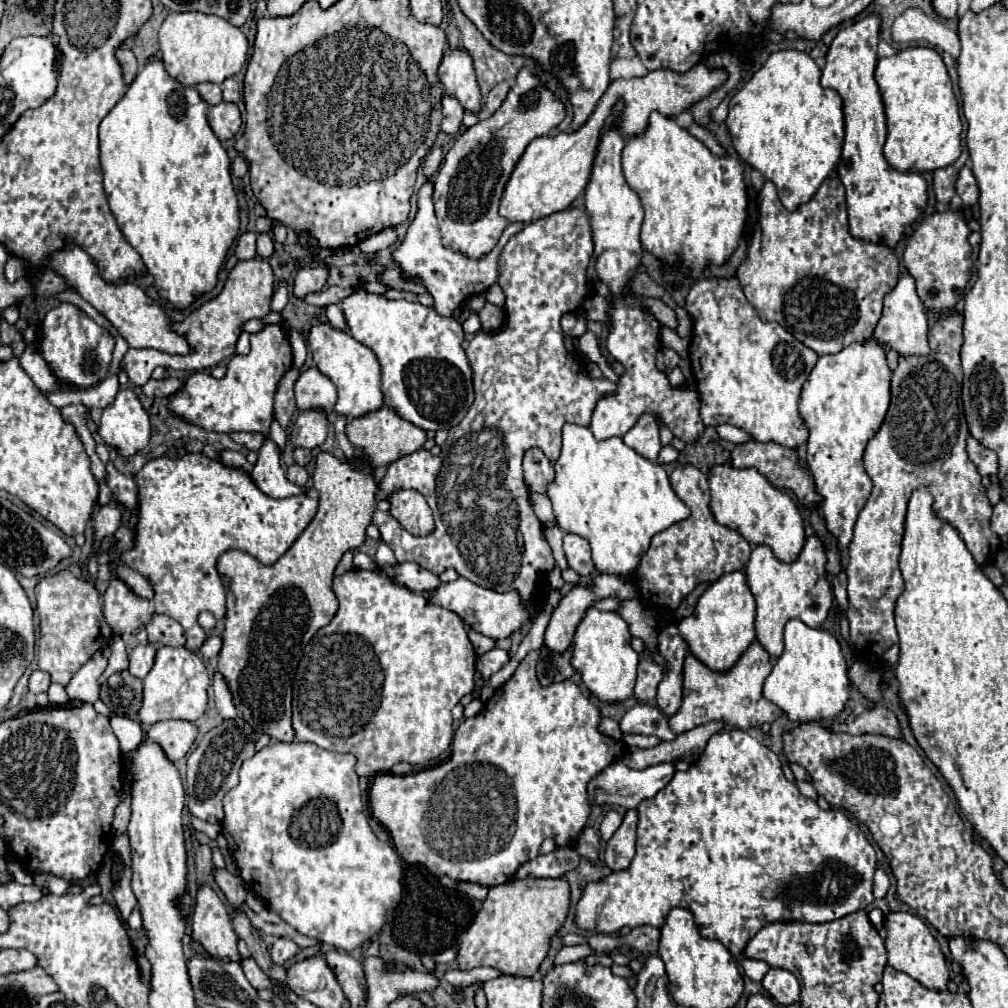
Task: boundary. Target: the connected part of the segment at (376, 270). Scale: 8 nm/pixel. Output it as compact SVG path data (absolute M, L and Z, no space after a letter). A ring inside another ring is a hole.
M416 203L412 204L407 221L395 227L398 235L398 242L390 245L386 250L376 252L374 257L376 264L372 265L370 262L361 263L361 261L357 261L357 257L361 257L363 253L355 253L355 255L353 255L351 251L347 251L347 253L345 253L345 255L341 255L341 257L325 257L325 259L319 259L319 261L317 261L319 265L329 265L331 275L329 275L329 279L327 279L325 287L323 287L319 293L305 295L305 297L303 297L303 301L305 301L305 303L309 303L309 305L321 305L321 307L325 307L325 305L329 305L329 303L339 303L343 297L347 297L347 295L353 291L353 285L355 285L359 279L363 279L363 277L367 277L367 285L365 285L365 289L367 289L367 291L377 291L377 293L385 293L385 291L389 291L389 287L379 279L379 275L381 275L381 271L383 271L383 269L395 266L395 263L392 261L391 254L398 248L406 235L409 225L415 218L417 205Z

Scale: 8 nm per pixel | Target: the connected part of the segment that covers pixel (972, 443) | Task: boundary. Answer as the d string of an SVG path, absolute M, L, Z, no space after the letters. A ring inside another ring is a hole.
M973 437L967 439L967 455L975 463L975 467L981 475L995 475L997 473L997 469L999 469L997 455L991 449L981 447L979 441L975 441Z

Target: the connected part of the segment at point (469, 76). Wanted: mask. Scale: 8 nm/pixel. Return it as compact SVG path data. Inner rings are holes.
M447 47L439 65L439 79L445 85L445 93L457 97L467 111L481 109L481 91L473 69L473 59L465 49Z

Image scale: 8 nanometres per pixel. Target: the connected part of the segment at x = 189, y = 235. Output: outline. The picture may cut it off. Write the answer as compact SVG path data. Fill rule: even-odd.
M153 57L137 73L137 77L129 85L127 93L103 117L103 121L99 125L99 149L103 153L101 171L105 173L103 175L103 187L105 187L105 193L107 193L107 199L109 199L109 207L113 211L115 219L117 219L117 225L119 225L121 233L125 235L129 245L141 255L147 271L155 277L155 285L159 289L159 295L163 299L167 299L173 307L179 307L179 309L189 307L199 295L203 295L203 293L207 293L207 291L211 291L215 287L217 273L219 273L221 265L225 263L225 255L227 255L231 243L235 241L235 237L239 233L239 205L237 205L237 197L235 197L233 183L231 183L231 161L229 161L229 155L223 149L221 141L217 139L217 135L213 133L213 129L207 123L207 111L209 111L209 105L203 101L199 91L195 91L195 87L181 85L177 79L171 79L167 75L167 71L163 69L161 59Z

